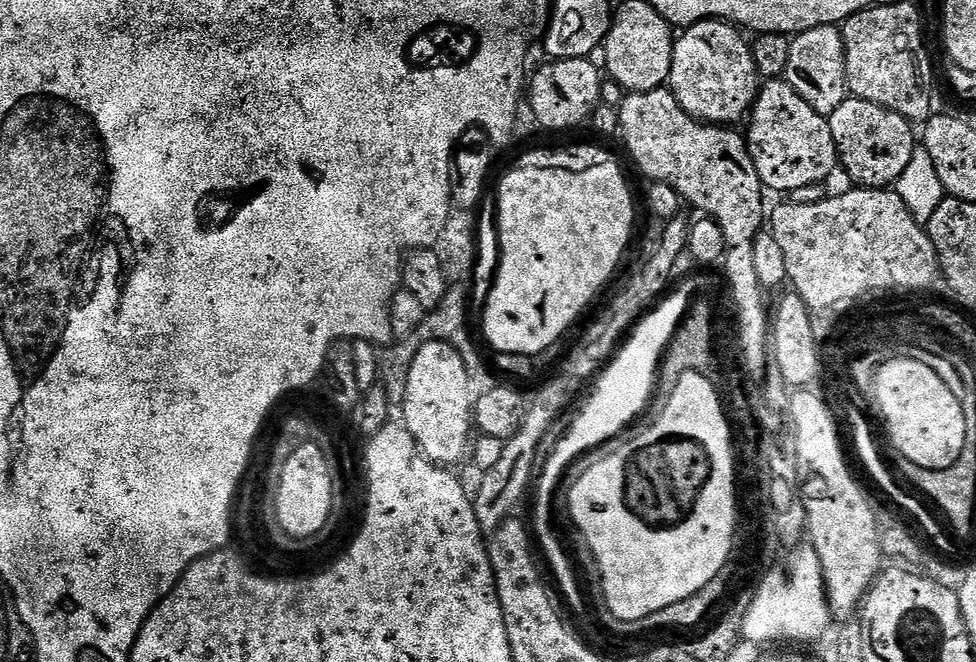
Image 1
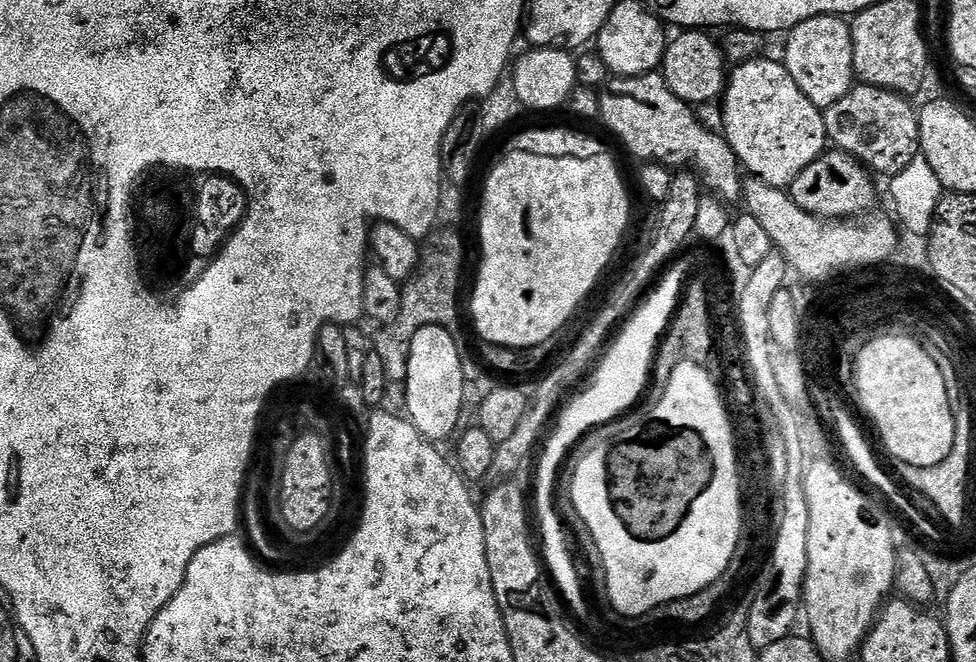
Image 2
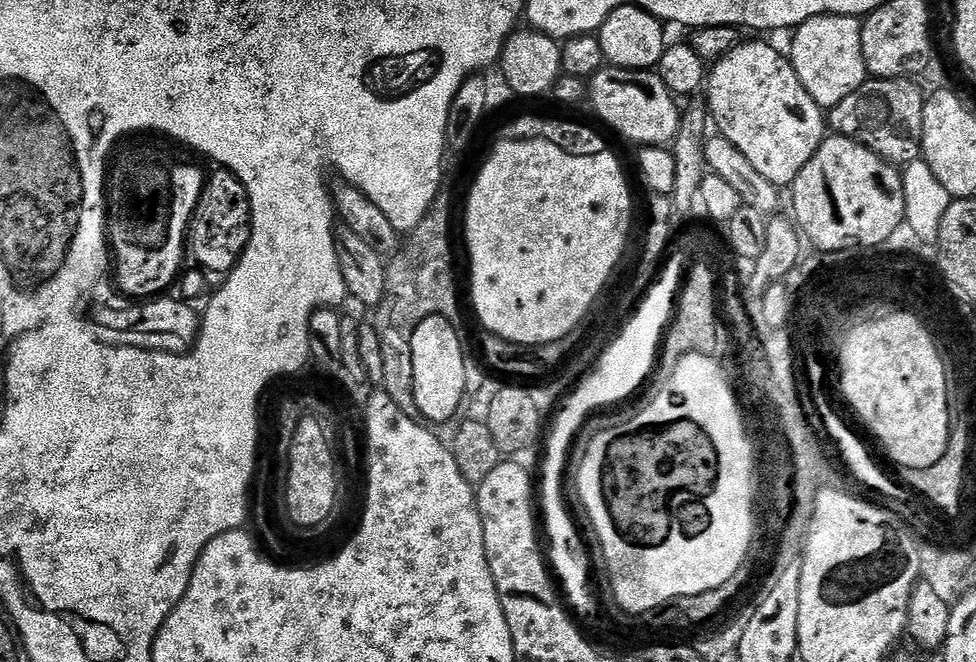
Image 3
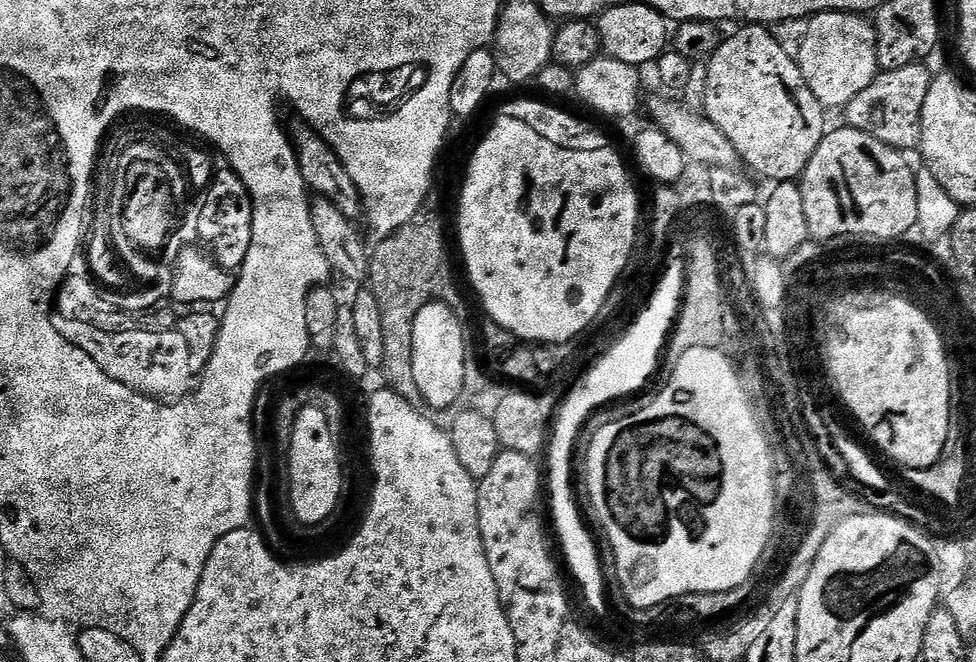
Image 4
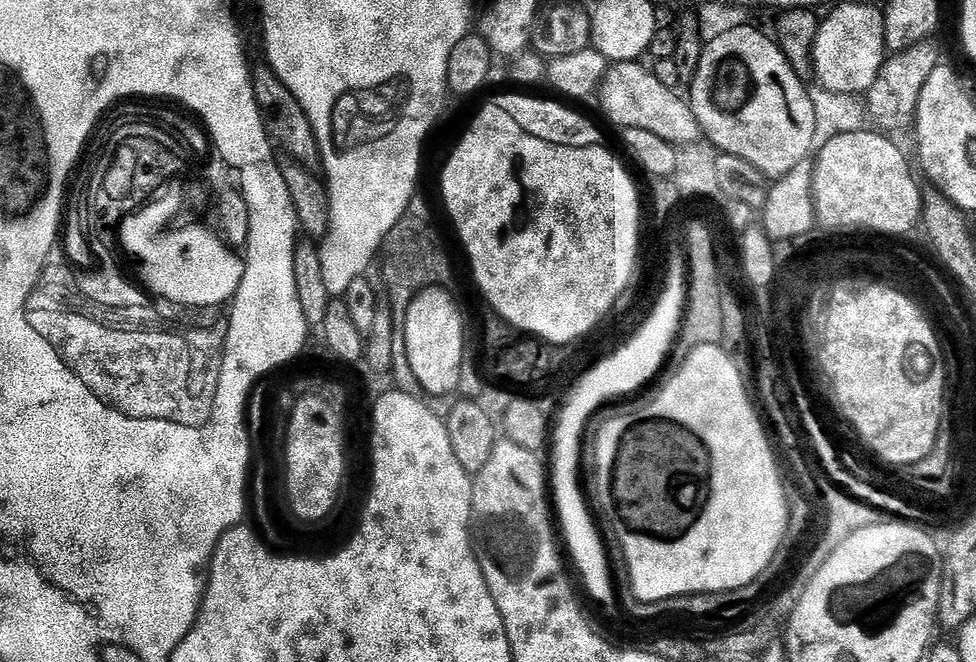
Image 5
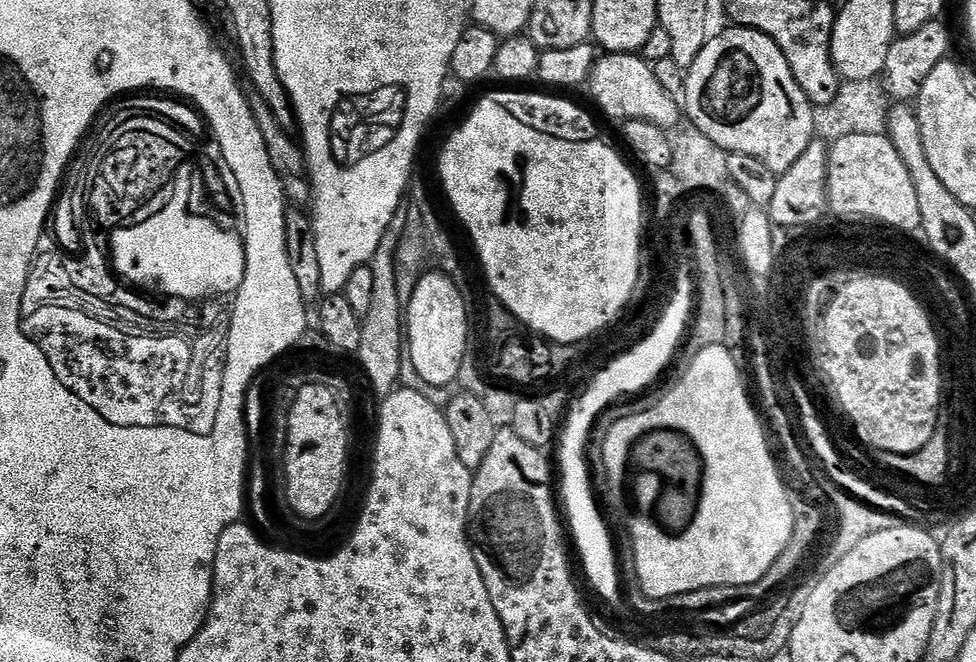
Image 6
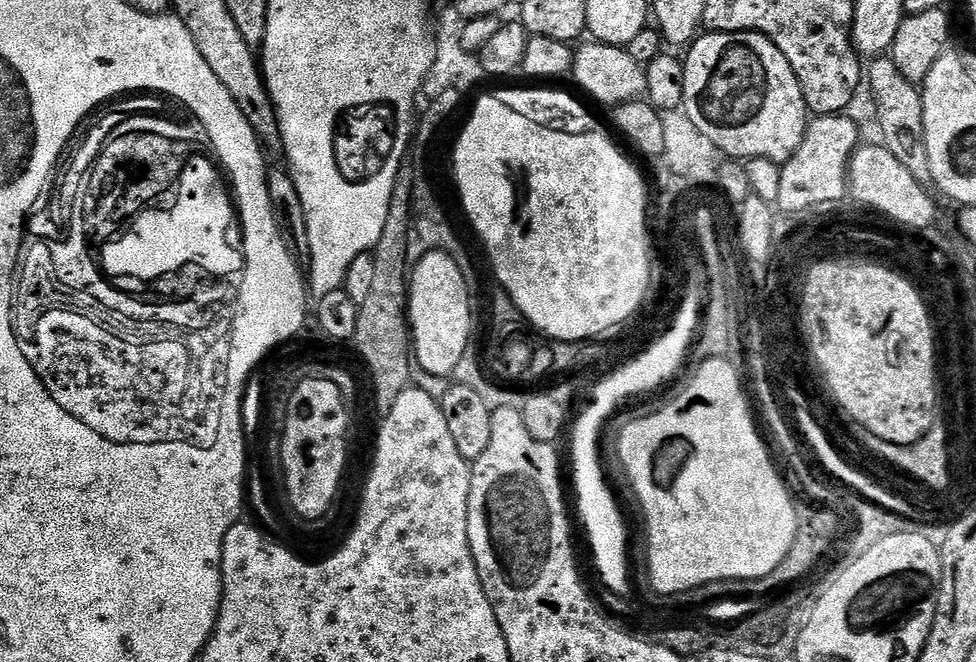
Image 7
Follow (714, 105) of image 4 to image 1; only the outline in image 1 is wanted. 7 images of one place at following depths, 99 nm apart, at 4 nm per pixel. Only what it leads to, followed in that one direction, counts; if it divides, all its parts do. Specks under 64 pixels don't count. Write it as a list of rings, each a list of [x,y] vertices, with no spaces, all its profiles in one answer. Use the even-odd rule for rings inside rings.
[[[768,78],[759,85],[750,105],[747,124],[748,153],[754,162],[754,170],[758,170],[761,185],[765,189],[773,188],[776,192],[791,194],[800,187],[819,185],[819,180],[824,180],[832,171],[837,171],[836,147],[834,146],[834,138],[830,134],[828,117],[818,114],[818,110],[814,110],[814,106],[810,106],[810,102],[806,102],[806,98],[802,98],[798,94],[798,90],[790,87],[787,80]]]

